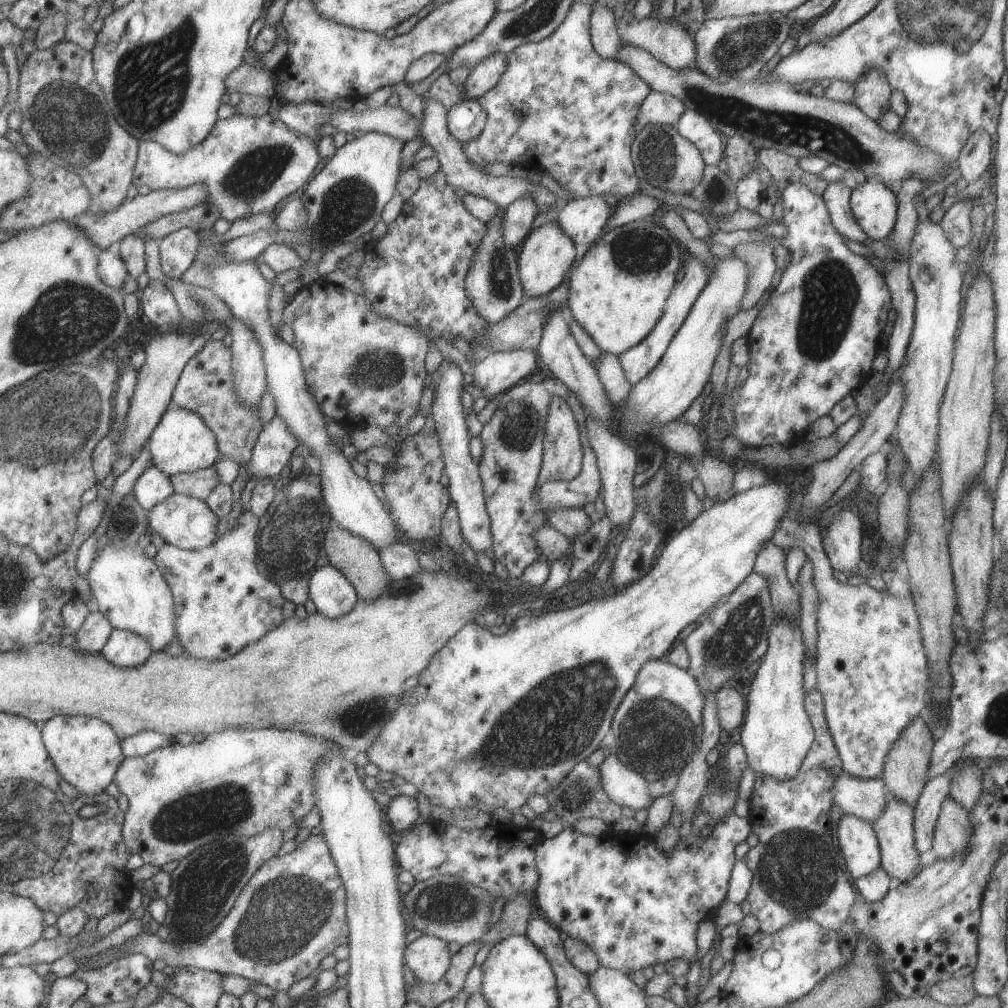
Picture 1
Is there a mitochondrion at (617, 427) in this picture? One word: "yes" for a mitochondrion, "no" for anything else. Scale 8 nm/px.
no

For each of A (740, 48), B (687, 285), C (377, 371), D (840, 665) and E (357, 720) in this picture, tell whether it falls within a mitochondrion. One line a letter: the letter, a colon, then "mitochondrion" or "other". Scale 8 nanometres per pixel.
A: mitochondrion
B: other
C: mitochondrion
D: other
E: mitochondrion

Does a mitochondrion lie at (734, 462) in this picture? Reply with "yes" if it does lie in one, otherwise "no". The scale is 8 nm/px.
no

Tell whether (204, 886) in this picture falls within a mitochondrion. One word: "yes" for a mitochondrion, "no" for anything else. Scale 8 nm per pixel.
yes

